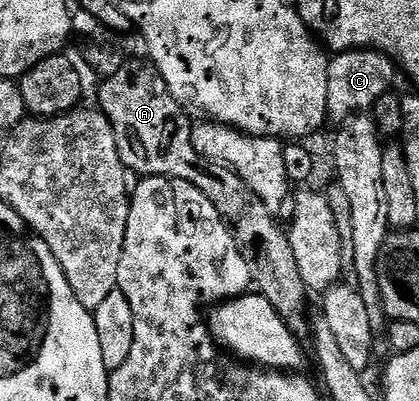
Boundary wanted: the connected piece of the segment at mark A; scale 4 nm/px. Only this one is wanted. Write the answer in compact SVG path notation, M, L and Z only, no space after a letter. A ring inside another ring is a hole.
M125 62L122 70L118 70L118 74L103 77L99 81L98 108L114 130L120 160L129 173L135 174L137 172L137 177L140 178L169 176L185 180L198 190L202 190L202 194L206 194L206 198L210 198L210 202L214 202L218 214L228 225L236 240L238 254L242 254L242 258L250 270L252 288L259 295L264 296L266 302L270 302L270 306L274 306L274 310L278 310L278 314L296 337L303 337L303 332L305 335L310 328L309 317L307 315L304 317L306 289L302 282L302 274L298 274L298 262L294 262L294 250L290 250L287 231L282 227L282 224L280 228L279 222L276 221L277 217L264 205L262 198L258 198L258 194L254 194L254 190L250 190L250 186L246 186L246 182L242 182L242 178L238 178L236 172L227 168L225 164L210 166L209 161L200 156L198 150L194 150L193 121L188 120L187 114L189 115L189 113L177 102L174 94L170 94L170 86L166 86L156 65L151 62L145 62L145 64Z

